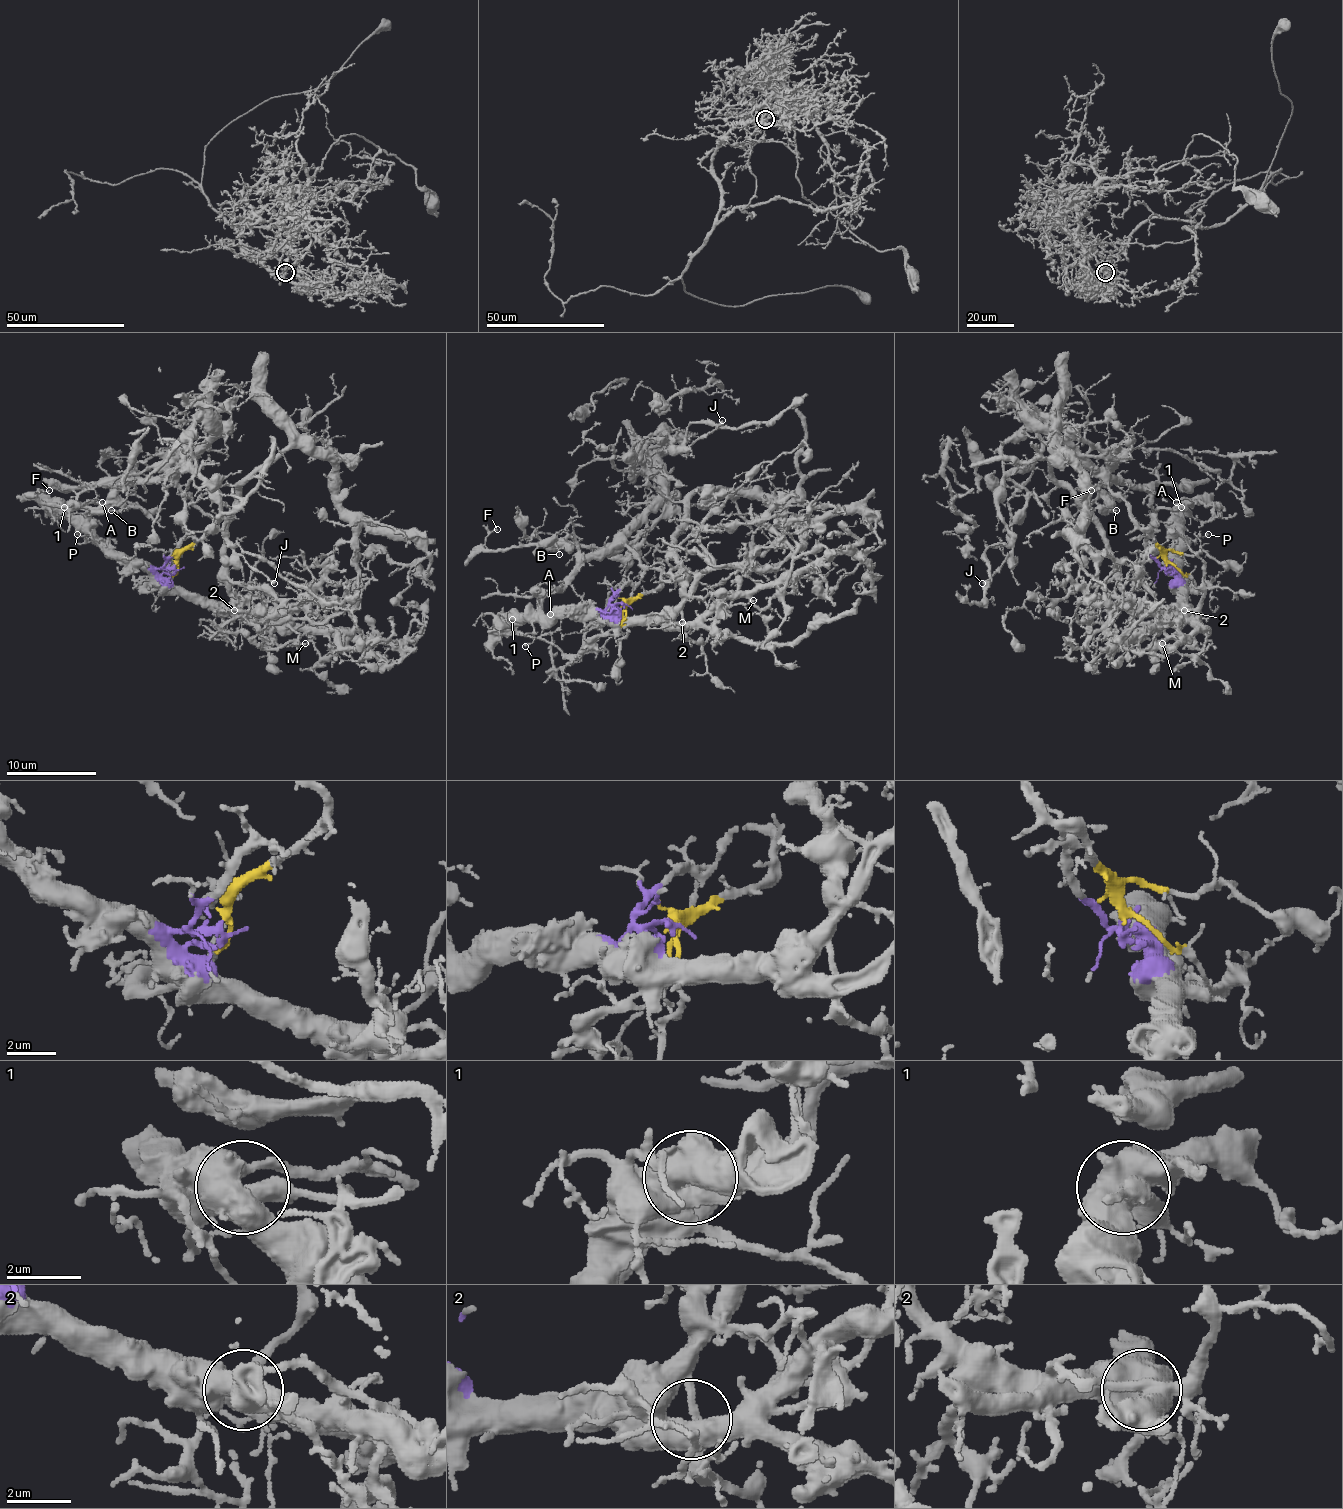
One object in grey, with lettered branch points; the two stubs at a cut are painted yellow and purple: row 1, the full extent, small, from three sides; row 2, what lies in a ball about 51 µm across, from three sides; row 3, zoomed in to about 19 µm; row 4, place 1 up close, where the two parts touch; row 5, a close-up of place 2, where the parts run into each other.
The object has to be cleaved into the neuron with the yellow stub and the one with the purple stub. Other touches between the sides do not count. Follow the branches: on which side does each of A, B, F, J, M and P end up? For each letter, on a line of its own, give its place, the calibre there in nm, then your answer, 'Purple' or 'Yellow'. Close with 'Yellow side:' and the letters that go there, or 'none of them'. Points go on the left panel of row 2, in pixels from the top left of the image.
A: Place: (102, 502). Thickness 100 nm. Purple
B: Place: (111, 510). Thickness 140 nm. Yellow
F: Place: (49, 490). Thickness 90 nm. Yellow
J: Place: (274, 583). Thickness 180 nm. Yellow
M: Place: (305, 643). Thickness 150 nm. Purple
P: Place: (77, 534). Thickness 130 nm. Purple
Yellow side: B, F, J

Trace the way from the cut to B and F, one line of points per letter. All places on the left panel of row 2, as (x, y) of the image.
B: (176, 564), (182, 553), (212, 530), (212, 519), (176, 485), (131, 479), (108, 506), (110, 510)
F: (176, 564), (212, 530), (212, 519), (171, 481), (131, 479), (95, 508), (43, 503), (36, 494), (50, 490)

